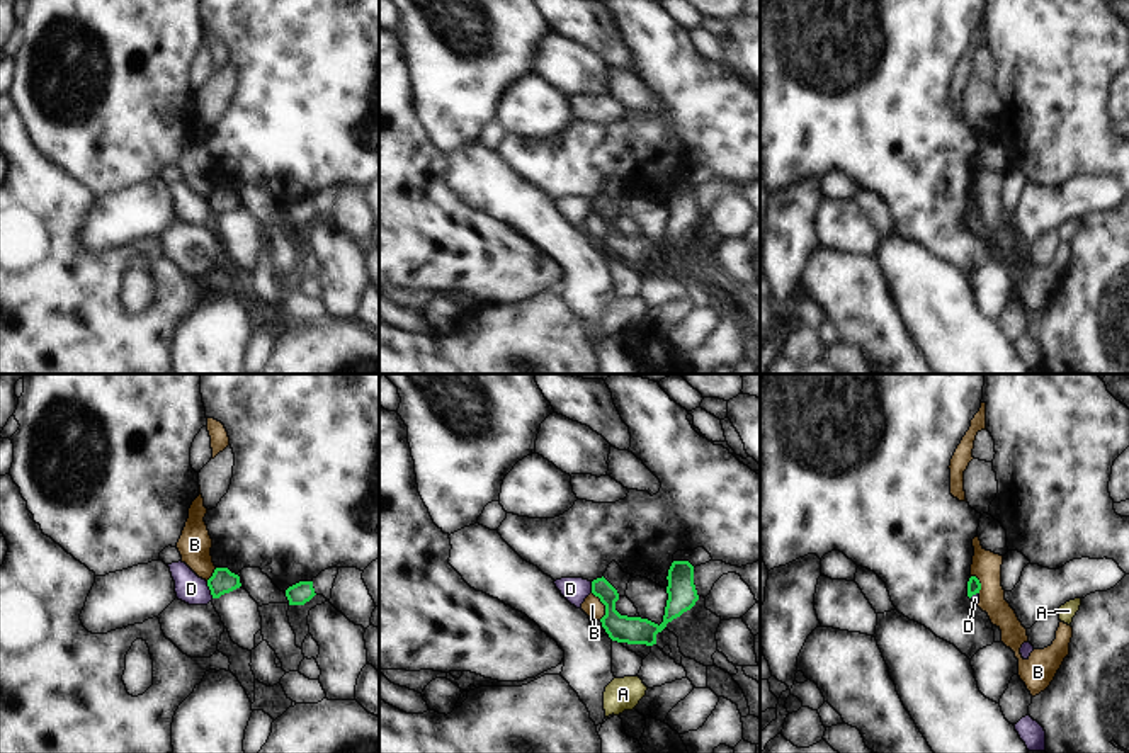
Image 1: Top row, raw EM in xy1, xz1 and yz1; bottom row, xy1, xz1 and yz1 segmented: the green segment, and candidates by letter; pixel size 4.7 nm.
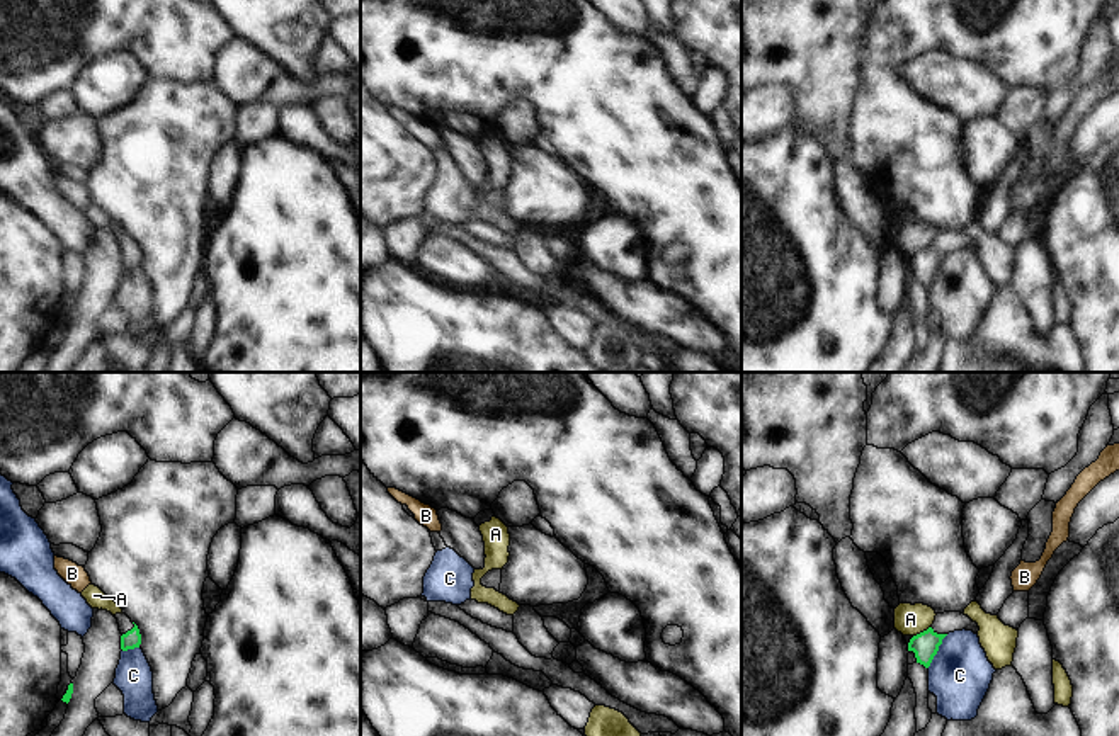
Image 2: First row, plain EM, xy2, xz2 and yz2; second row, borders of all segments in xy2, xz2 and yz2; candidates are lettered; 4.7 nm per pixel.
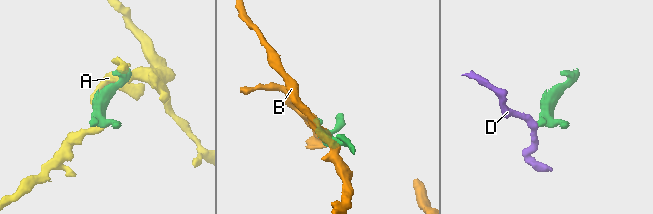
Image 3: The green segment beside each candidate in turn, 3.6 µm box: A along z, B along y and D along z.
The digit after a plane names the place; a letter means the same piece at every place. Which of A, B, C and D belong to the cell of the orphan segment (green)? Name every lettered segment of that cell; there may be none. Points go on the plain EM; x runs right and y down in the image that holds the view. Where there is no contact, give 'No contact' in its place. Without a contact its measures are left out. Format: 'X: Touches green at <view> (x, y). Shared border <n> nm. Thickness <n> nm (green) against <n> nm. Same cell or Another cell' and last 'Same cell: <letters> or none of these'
A: Touches green at yz2 (924, 250). Shared border 100 nm. Thickness 130 nm (green) against 140 nm. Another cell
B: Touches green at xz1 (604, 223). Shared border 140 nm. Thickness 130 nm (green) against 90 nm. Another cell
C: Touches green at yz2 (937, 269). Shared border 190 nm. Thickness 130 nm (green) against 300 nm. Another cell
D: Touches green at xy1 (209, 208). Shared border 90 nm. Thickness 120 nm (green) against 140 nm. Another cell
Same cell: none of these.

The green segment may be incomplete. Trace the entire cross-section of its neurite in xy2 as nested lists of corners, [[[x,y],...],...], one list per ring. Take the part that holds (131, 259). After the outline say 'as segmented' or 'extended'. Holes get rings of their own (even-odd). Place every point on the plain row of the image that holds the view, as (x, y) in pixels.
[[[116,233],[114,236],[117,238],[119,250],[122,253],[121,255],[121,269],[128,270],[128,269],[139,267],[141,253],[139,253],[138,245],[133,243],[126,233]]] | extended

